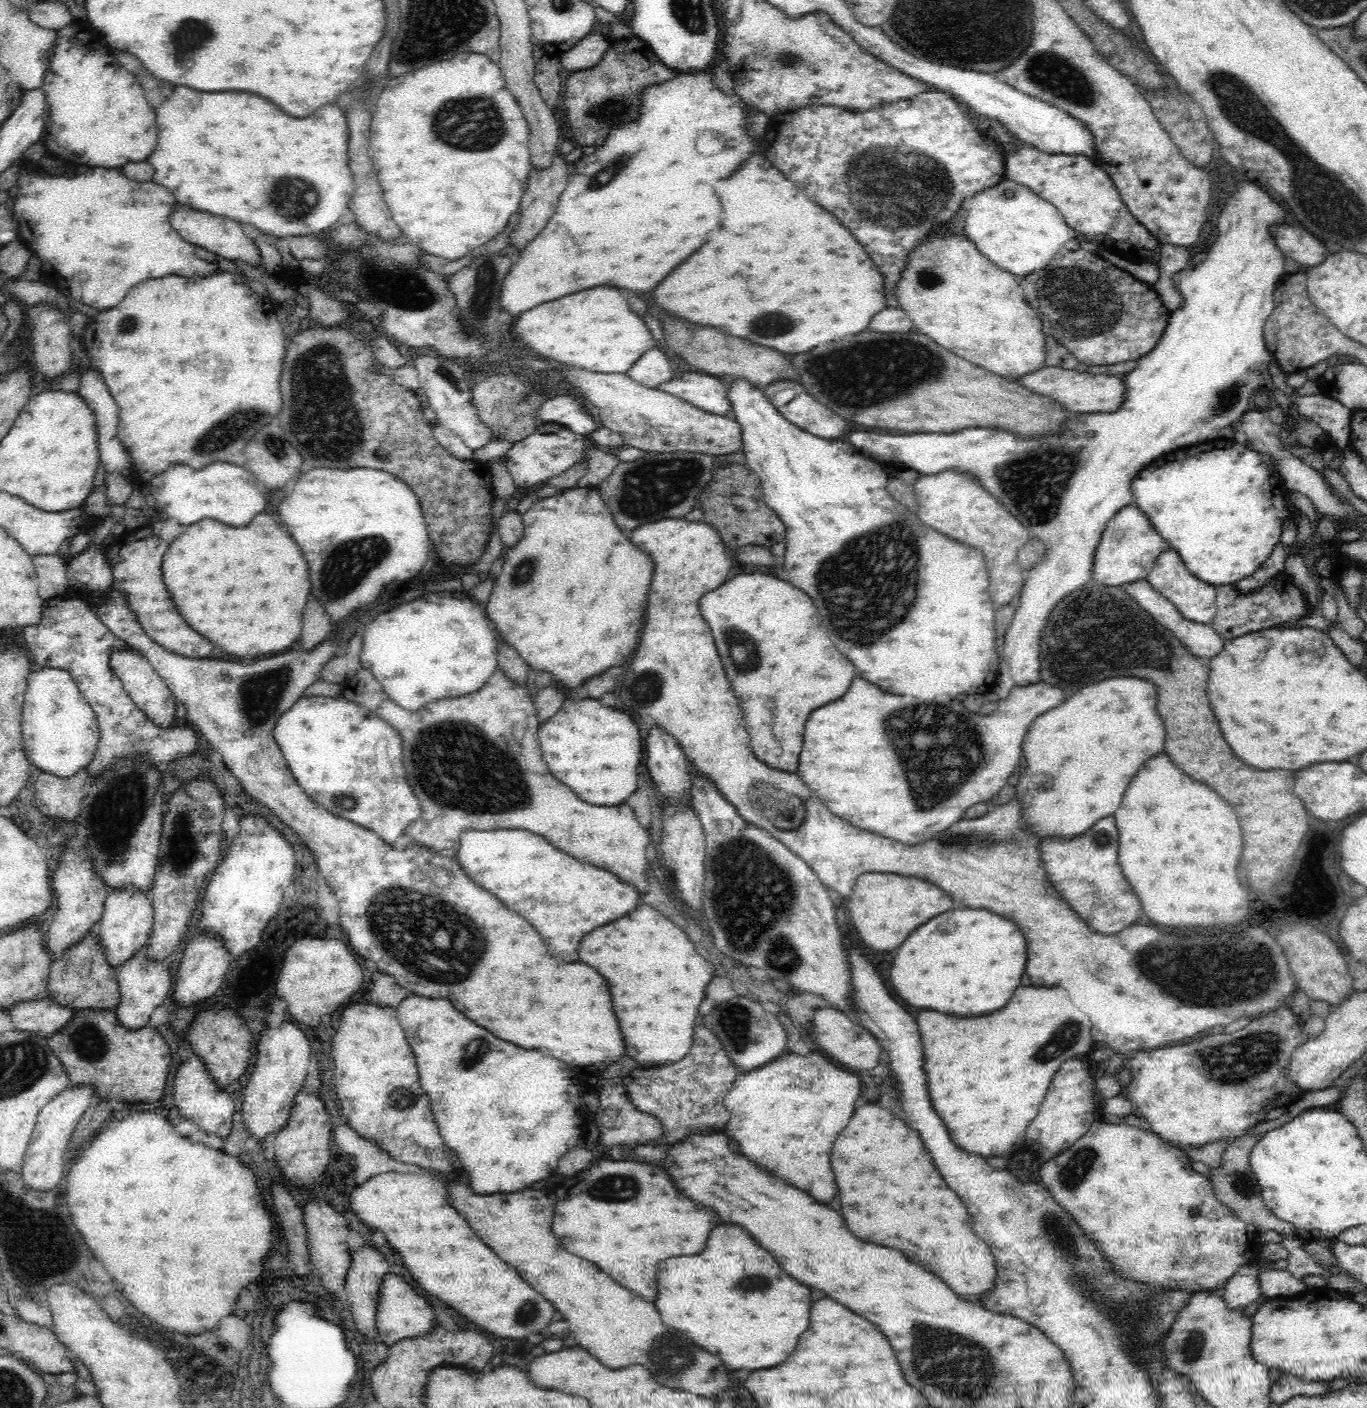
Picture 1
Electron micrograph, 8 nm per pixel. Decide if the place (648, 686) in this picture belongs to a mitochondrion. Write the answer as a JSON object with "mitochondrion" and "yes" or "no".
{"mitochondrion":"yes"}

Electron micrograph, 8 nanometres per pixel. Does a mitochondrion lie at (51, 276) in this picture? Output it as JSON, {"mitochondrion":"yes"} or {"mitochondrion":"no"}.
{"mitochondrion":"no"}

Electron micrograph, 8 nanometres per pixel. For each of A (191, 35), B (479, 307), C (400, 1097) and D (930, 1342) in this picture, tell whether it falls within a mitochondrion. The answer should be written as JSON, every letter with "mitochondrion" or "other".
{"A":"mitochondrion","B":"mitochondrion","C":"mitochondrion","D":"mitochondrion"}

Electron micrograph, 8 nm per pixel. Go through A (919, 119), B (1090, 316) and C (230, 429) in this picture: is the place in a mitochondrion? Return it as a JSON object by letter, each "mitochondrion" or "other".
{"A":"other","B":"mitochondrion","C":"mitochondrion"}

